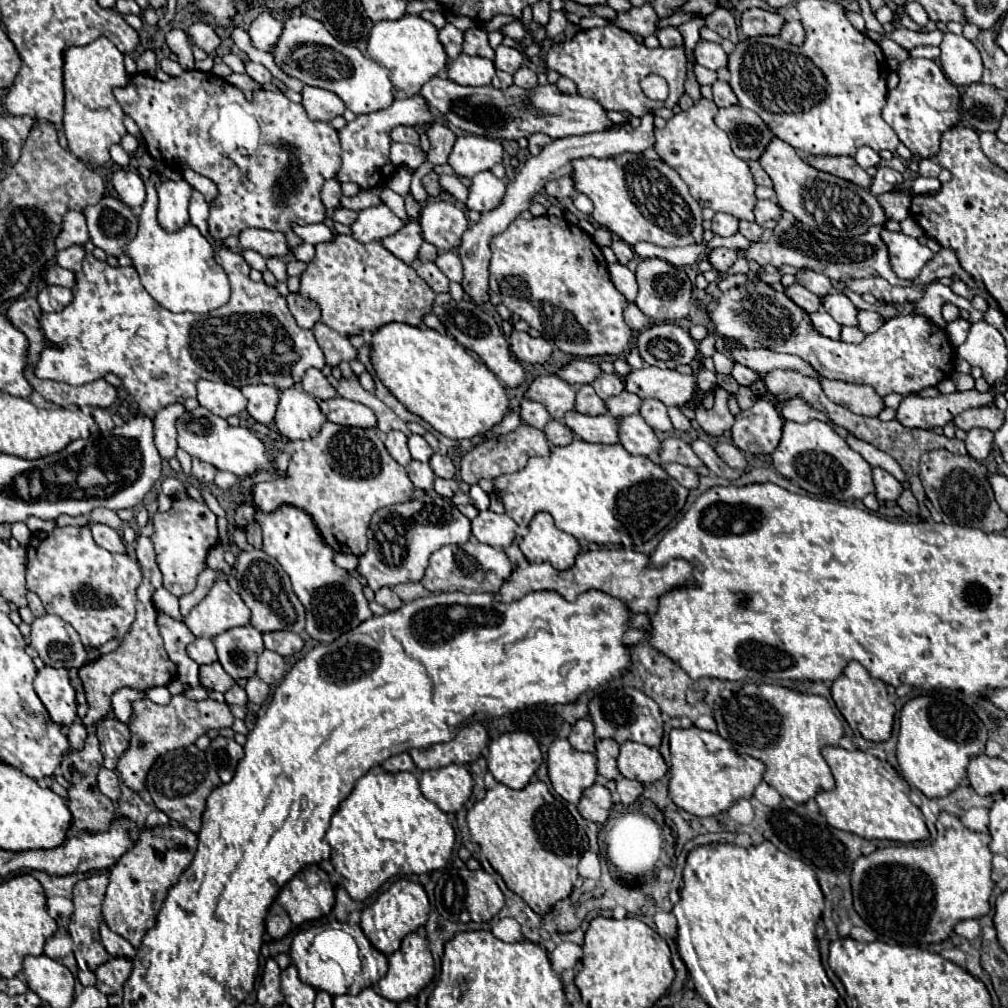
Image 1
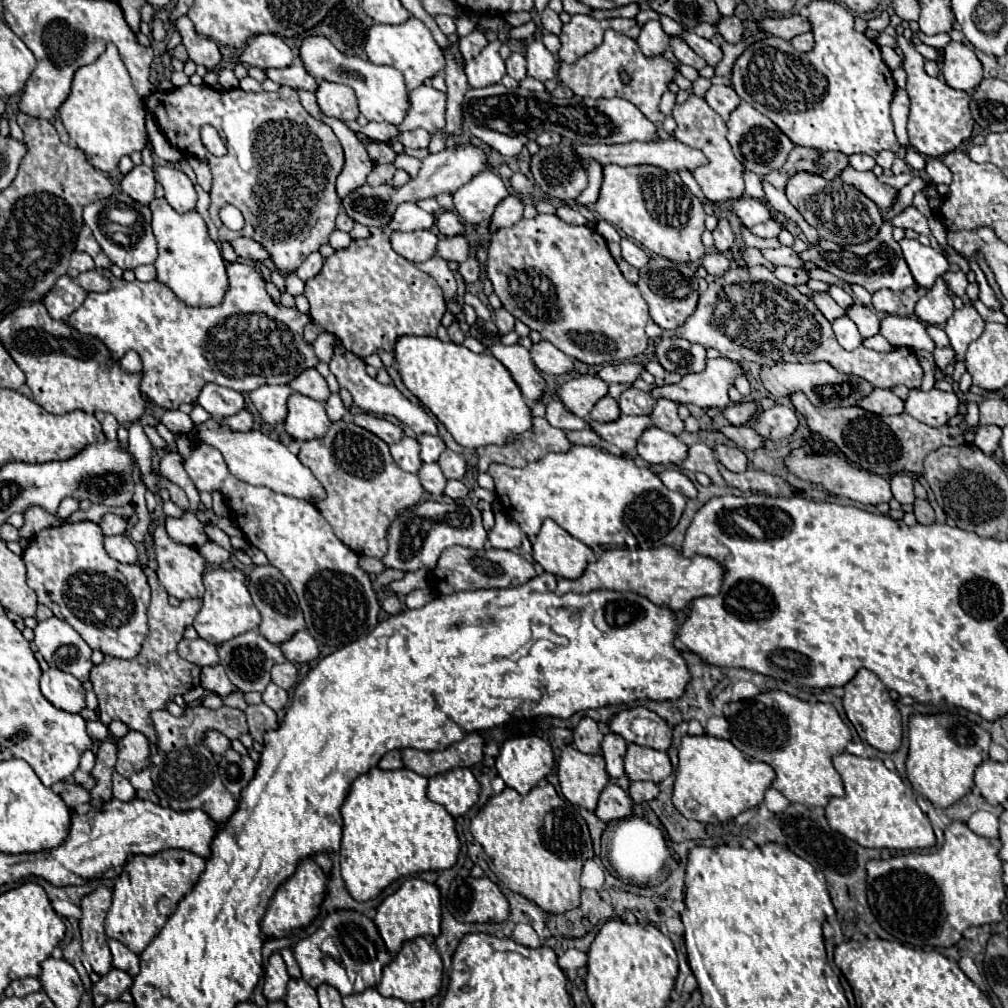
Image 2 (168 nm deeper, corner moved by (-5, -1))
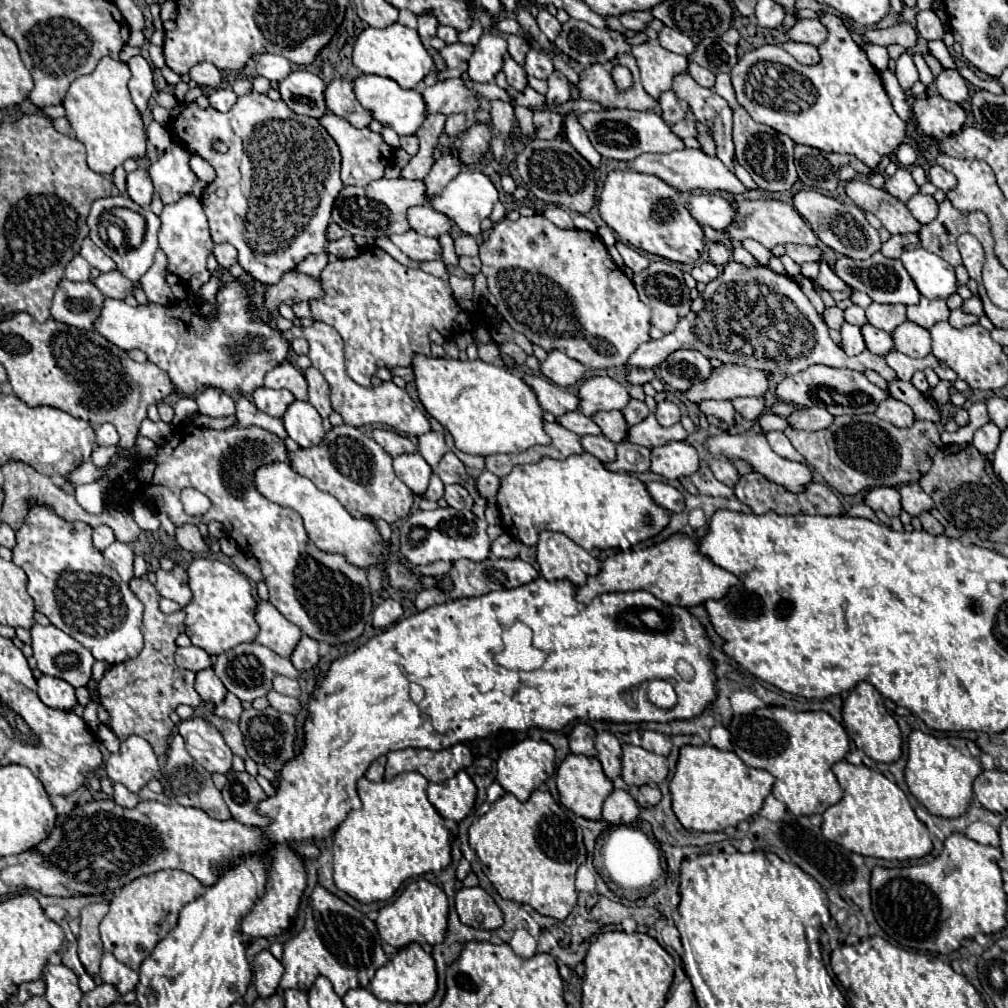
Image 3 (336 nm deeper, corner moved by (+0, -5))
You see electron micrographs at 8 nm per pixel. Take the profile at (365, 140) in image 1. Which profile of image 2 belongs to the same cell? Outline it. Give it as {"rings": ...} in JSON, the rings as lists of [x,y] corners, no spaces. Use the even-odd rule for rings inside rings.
{"rings":[[[423,84],[409,92],[409,112],[397,126],[399,132],[425,128],[427,132],[445,128],[445,94],[435,90],[431,84]]]}

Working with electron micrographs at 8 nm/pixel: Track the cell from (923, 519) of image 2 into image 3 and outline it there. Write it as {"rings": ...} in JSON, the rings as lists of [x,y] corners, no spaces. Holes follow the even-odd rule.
{"rings":[[[922,512],[918,518],[920,518],[920,522],[928,534],[944,534],[944,526],[930,512]]]}

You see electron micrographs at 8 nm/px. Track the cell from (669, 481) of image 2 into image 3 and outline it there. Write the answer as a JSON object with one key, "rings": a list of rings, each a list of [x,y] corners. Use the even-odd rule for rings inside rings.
{"rings":[[[648,482],[646,490],[652,496],[652,500],[658,506],[666,508],[670,514],[678,514],[678,512],[684,510],[684,498],[674,486],[668,486],[668,484],[662,484],[662,482]]]}

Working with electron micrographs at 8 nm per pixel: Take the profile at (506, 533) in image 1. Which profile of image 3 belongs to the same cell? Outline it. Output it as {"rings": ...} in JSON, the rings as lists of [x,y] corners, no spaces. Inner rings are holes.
{"rings":[[[502,534],[492,542],[492,554],[496,558],[516,558],[518,556],[518,542],[514,538],[510,538],[508,534]]]}

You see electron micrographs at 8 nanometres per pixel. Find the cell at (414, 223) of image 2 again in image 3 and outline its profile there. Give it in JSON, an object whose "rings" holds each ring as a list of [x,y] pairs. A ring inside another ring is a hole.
{"rings":[[[422,204],[422,206],[414,206],[408,210],[408,222],[412,226],[412,230],[416,230],[422,236],[442,236],[442,234],[450,234],[452,232],[452,222],[448,216],[444,216],[442,212],[434,210],[430,204]]]}

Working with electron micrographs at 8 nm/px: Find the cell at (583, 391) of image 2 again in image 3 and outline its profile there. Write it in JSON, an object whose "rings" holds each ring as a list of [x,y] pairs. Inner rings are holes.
{"rings":[[[594,376],[580,386],[580,412],[584,416],[594,416],[600,410],[624,410],[628,400],[628,388],[608,376]]]}

